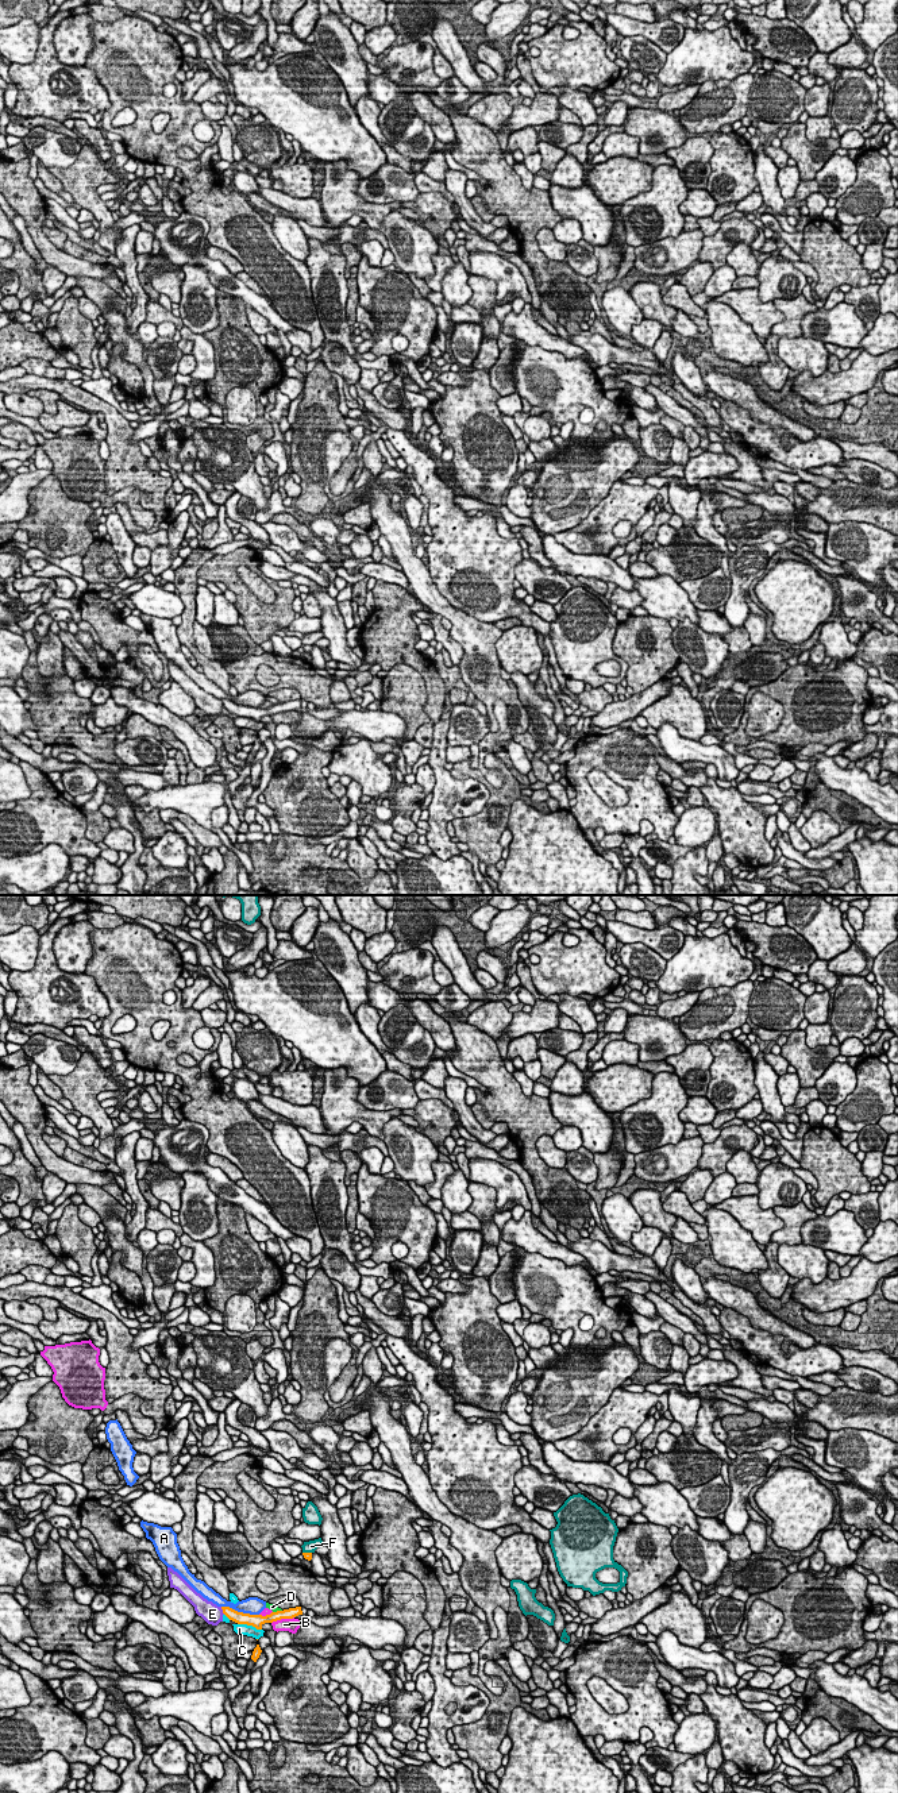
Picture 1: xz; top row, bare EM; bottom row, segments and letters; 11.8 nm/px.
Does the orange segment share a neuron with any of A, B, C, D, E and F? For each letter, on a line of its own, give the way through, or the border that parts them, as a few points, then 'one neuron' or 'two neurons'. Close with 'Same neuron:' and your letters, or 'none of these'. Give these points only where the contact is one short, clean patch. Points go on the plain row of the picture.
A: two neurons
B: border xz (293, 709), (277, 712), (272, 716); two neurons
C: two neurons
D: border xz (281, 702), (273, 705); two neurons
E: two neurons
F: two neurons
Same neuron: none of these

